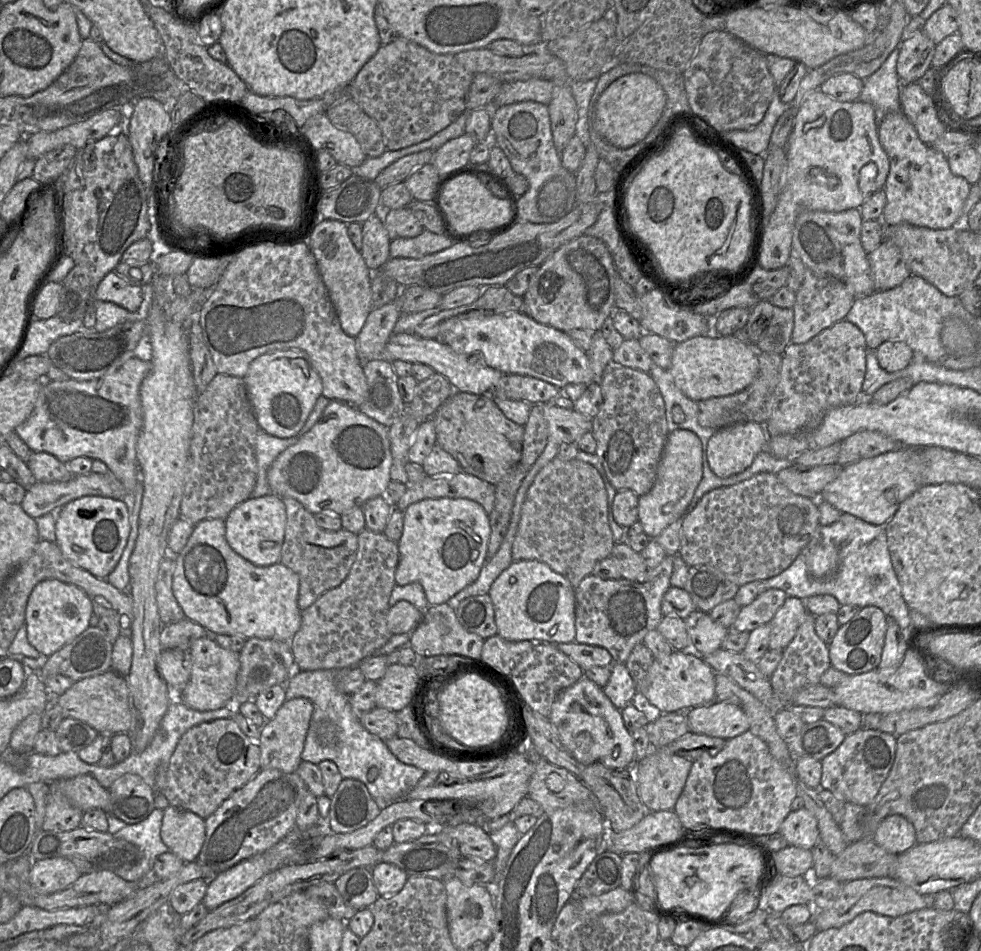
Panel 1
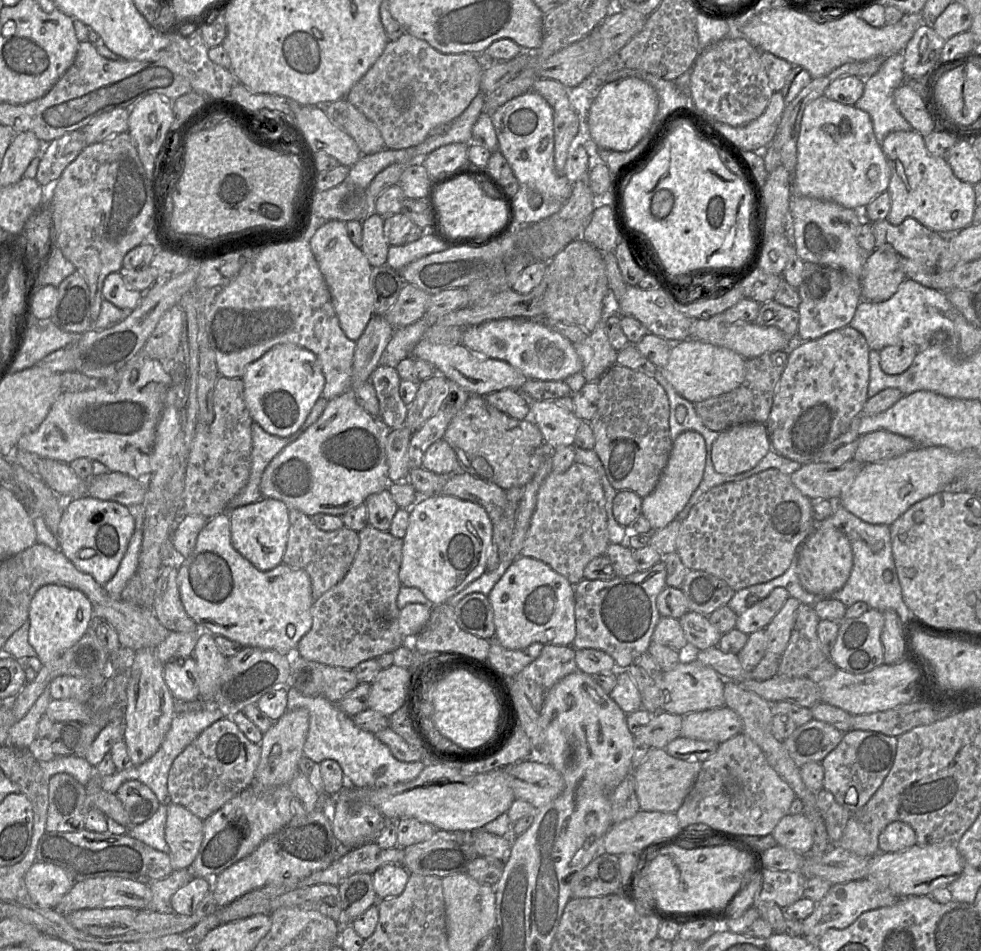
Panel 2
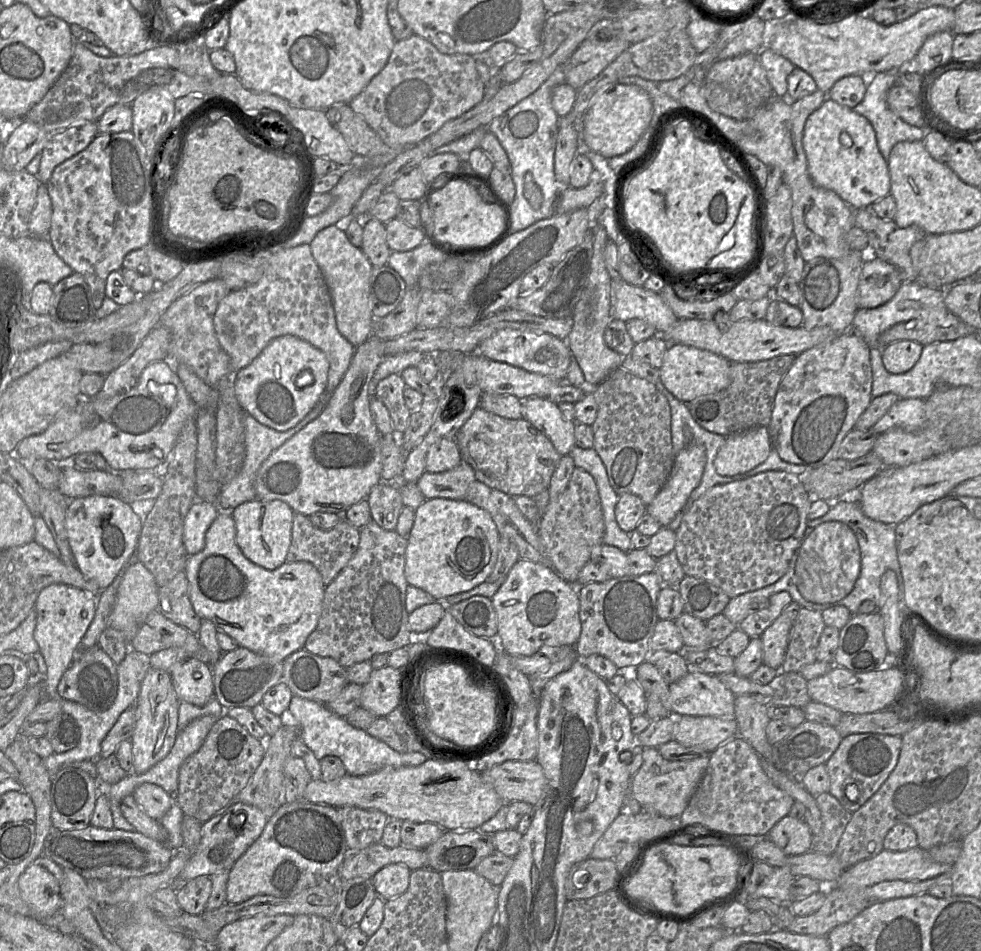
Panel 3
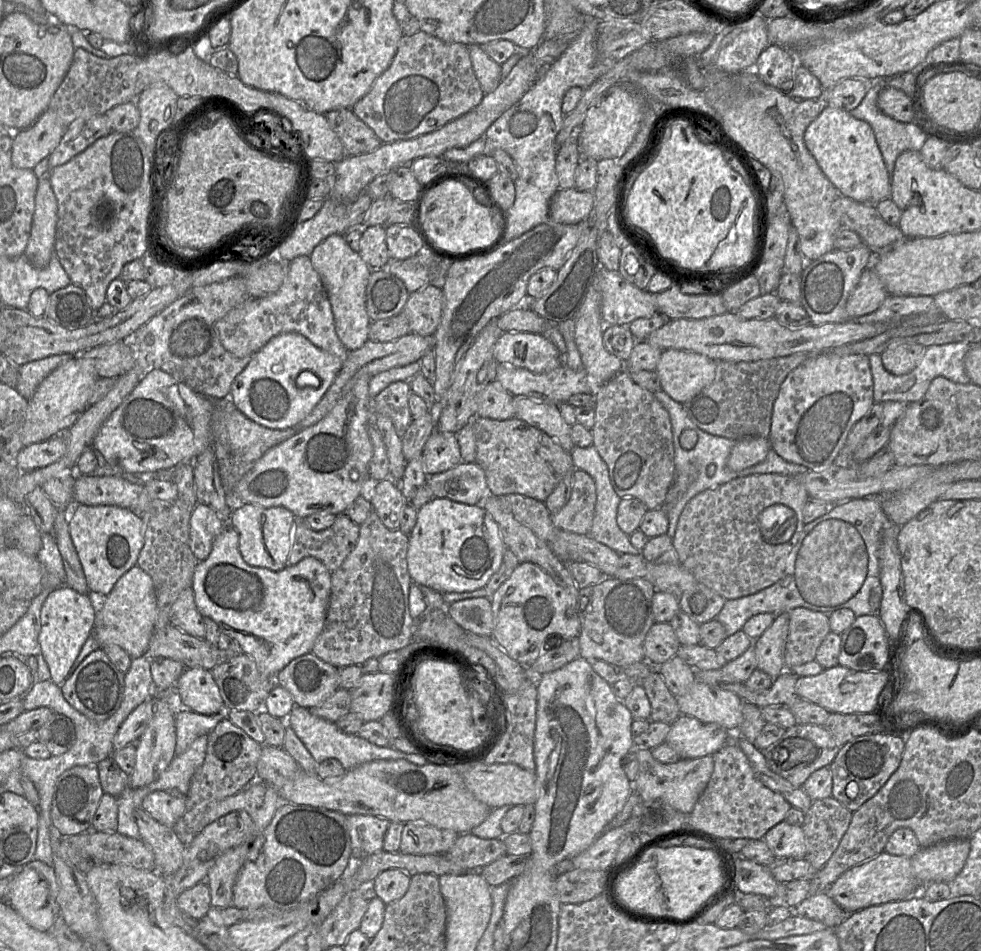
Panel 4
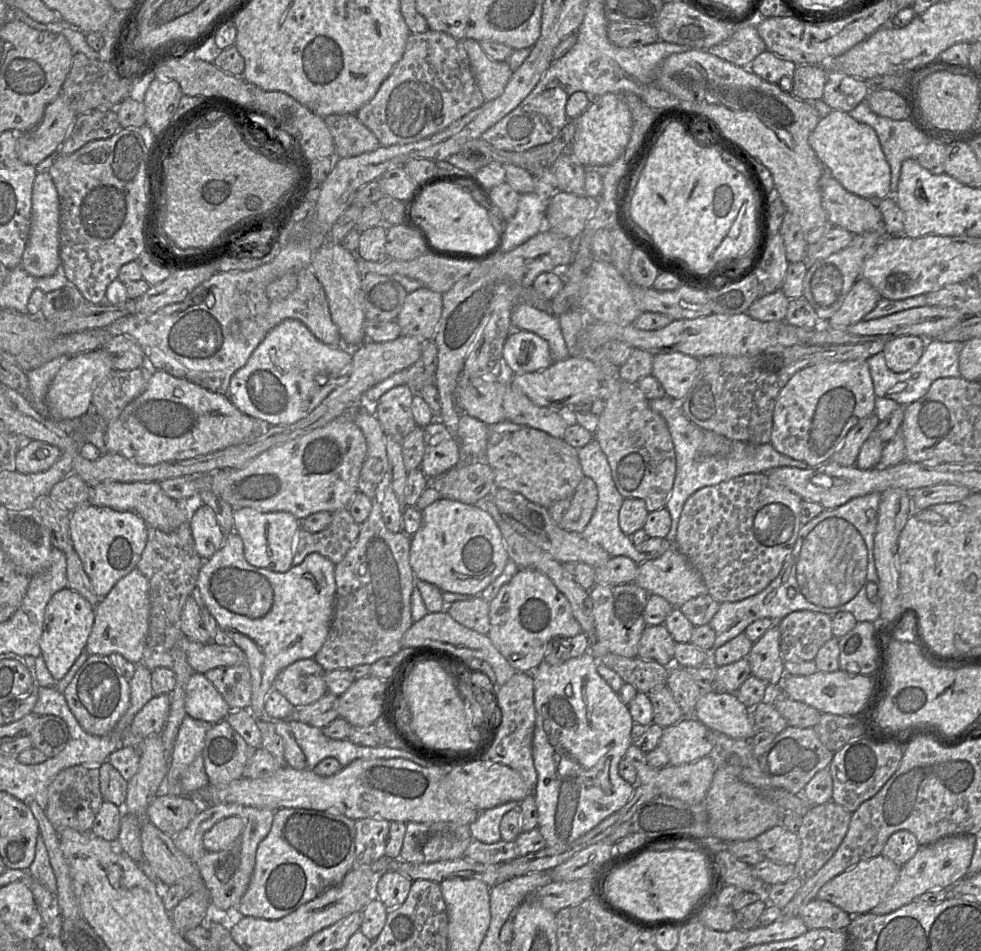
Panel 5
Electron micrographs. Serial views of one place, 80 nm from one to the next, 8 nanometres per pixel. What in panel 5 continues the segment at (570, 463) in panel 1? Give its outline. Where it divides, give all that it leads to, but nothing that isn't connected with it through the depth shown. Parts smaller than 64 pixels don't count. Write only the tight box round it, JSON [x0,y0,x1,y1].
[558,476,597,533]

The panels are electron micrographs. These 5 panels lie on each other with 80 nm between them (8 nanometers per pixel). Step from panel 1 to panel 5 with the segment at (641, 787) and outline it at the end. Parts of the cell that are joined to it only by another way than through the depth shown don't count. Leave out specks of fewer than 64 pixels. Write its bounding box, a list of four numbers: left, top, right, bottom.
[624,744,715,805]

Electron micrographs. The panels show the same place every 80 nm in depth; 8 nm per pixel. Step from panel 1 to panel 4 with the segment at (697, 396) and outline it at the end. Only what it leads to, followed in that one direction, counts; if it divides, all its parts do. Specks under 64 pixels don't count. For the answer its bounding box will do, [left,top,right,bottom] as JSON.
[655,349,716,404]

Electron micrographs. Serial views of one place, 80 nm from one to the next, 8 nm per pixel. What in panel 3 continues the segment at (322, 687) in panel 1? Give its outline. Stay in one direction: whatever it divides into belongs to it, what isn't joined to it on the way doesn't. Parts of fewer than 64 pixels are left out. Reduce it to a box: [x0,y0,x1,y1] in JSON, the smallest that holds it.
[286,695,427,776]

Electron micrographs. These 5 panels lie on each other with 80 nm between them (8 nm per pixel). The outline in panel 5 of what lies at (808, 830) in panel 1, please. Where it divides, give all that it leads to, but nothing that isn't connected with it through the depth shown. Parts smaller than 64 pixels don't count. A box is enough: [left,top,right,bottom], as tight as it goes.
[756,824,800,864]

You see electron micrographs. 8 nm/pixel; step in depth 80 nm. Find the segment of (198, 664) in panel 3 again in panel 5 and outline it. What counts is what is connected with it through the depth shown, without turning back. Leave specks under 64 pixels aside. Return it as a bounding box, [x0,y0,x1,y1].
[185,672,231,724]

